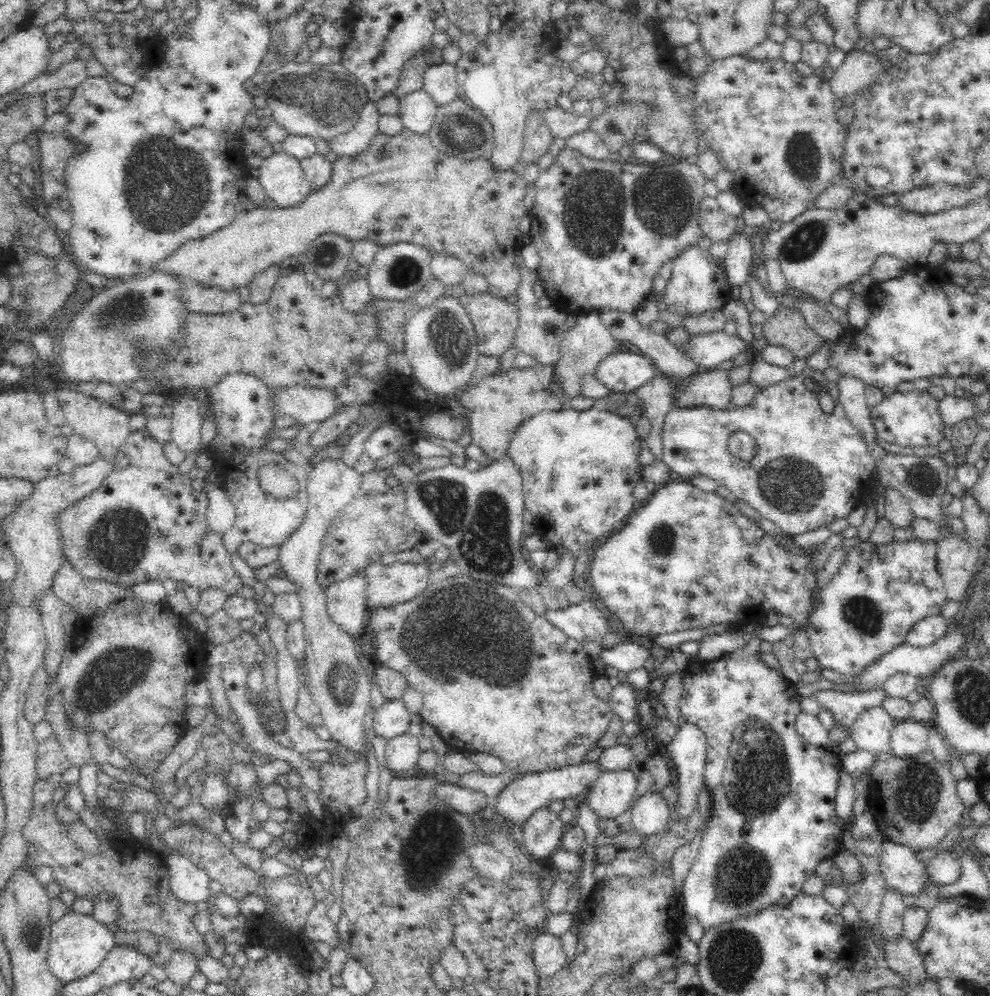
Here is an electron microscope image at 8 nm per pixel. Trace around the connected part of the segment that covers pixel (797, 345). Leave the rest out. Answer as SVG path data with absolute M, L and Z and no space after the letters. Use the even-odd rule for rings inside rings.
M783 304L766 318L762 334L770 344L786 346L800 358L807 358L826 341L806 324L796 309Z

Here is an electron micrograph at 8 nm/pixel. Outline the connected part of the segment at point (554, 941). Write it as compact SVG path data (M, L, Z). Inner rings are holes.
M548 932L540 933L533 946L537 980L546 980L567 966L562 939Z

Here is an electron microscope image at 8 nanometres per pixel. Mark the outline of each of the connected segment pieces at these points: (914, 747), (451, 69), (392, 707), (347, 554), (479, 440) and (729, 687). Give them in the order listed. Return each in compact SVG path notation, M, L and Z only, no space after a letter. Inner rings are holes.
M913 717L897 721L890 732L890 752L898 758L914 757L926 751L930 725Z
M442 63L426 68L424 90L434 99L438 107L459 98L456 65Z
M401 698L386 699L374 714L374 732L387 740L408 733L410 716Z
M400 464L391 466L385 470L372 470L365 475L361 475L362 484L358 496L338 513L338 516L328 525L321 542L321 551L318 560L318 581L327 588L328 585L344 580L345 578L356 576L361 573L369 563L377 562L379 556L391 552L396 554L403 550L414 549L418 542L426 538L425 532L418 527L414 519L408 514L406 509L406 486L414 480L416 473Z
M536 363L519 369L514 366L508 372L486 376L468 388L457 400L468 411L471 442L478 445L488 461L497 461L508 453L508 442L518 426L540 412L556 412L565 407L564 397L553 378L553 365Z
M758 626L749 636L749 644L745 650L735 651L722 659L707 662L688 662L683 670L684 692L678 701L678 710L685 722L693 724L694 727L702 730L707 739L707 755L705 760L704 780L706 789L711 796L711 819L709 830L703 834L703 841L698 850L694 864L689 868L684 878L683 896L685 897L686 908L691 914L696 914L705 928L713 927L719 922L728 920L734 921L746 913L756 912L766 905L781 904L787 905L798 892L802 891L804 883L815 877L815 870L818 863L828 858L834 858L839 850L843 849L842 834L846 822L839 818L836 812L836 795L840 772L843 771L839 755L834 754L825 748L816 747L806 743L797 732L795 722L800 712L799 699L795 684L786 681L777 670L767 668L759 662L756 657L760 652L761 639L759 638Z

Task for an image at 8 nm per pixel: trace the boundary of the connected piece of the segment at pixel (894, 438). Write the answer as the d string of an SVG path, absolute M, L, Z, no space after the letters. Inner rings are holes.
M928 391L893 392L881 404L869 410L875 434L887 443L907 448L909 446L936 446L945 438L946 423L940 413L939 401Z

